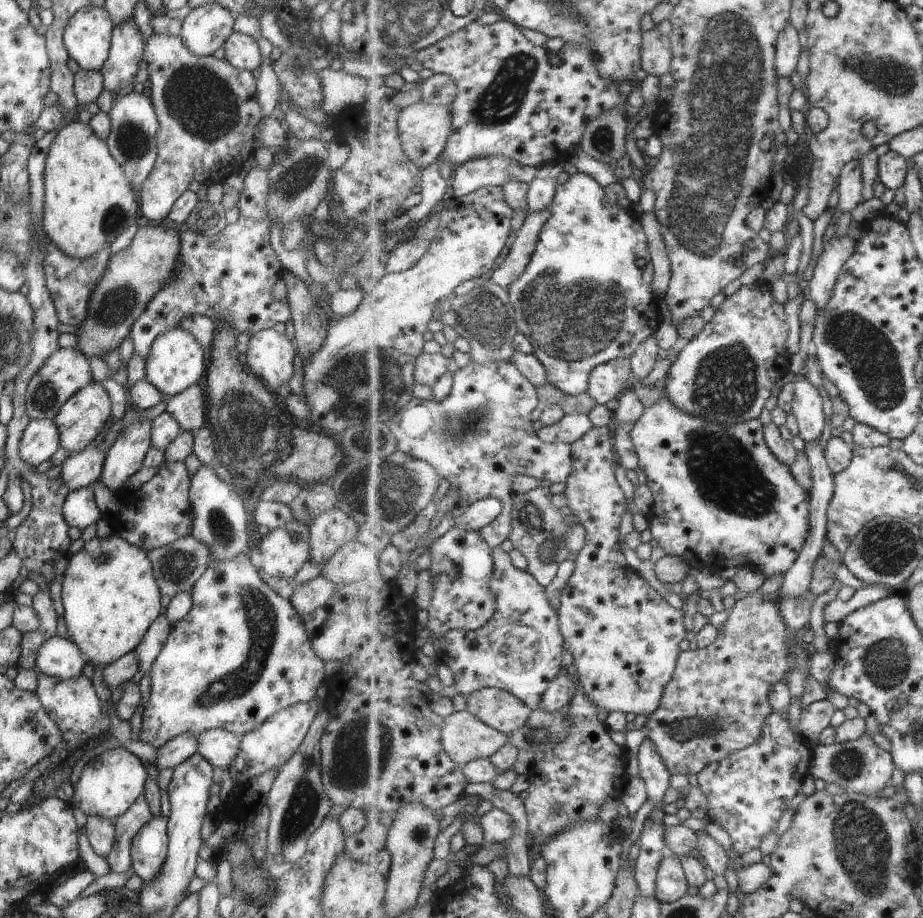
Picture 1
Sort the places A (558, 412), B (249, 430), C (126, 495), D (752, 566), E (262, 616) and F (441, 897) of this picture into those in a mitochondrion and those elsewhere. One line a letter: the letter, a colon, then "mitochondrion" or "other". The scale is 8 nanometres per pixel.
A: other
B: mitochondrion
C: other
D: other
E: mitochondrion
F: other

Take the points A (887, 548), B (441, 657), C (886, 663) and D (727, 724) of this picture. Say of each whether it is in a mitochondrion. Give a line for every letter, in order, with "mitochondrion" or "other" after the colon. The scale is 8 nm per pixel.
A: mitochondrion
B: other
C: mitochondrion
D: mitochondrion

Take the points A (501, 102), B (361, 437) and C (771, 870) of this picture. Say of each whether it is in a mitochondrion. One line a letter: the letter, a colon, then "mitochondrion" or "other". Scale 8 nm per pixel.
A: mitochondrion
B: mitochondrion
C: other

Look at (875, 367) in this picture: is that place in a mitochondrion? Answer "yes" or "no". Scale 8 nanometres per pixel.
yes

